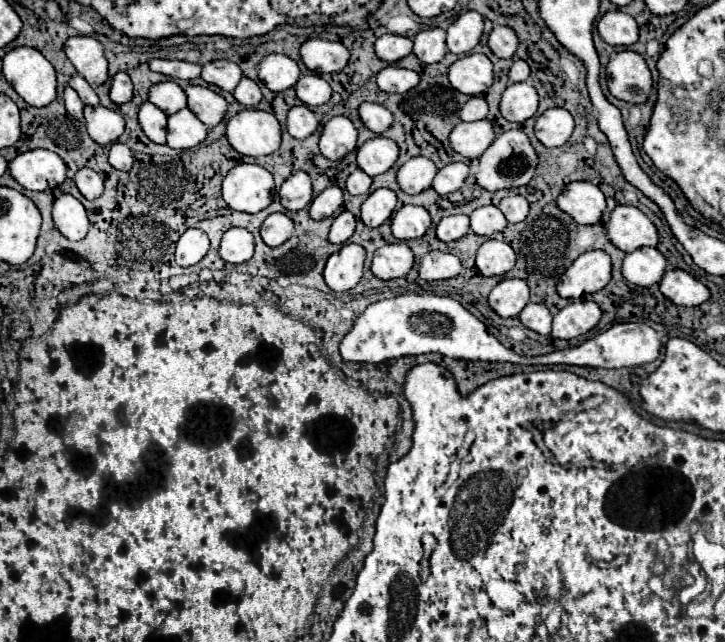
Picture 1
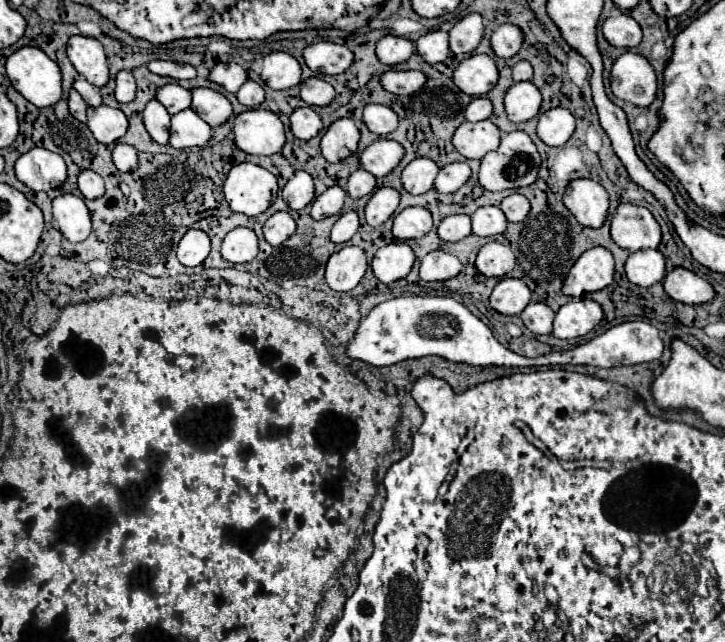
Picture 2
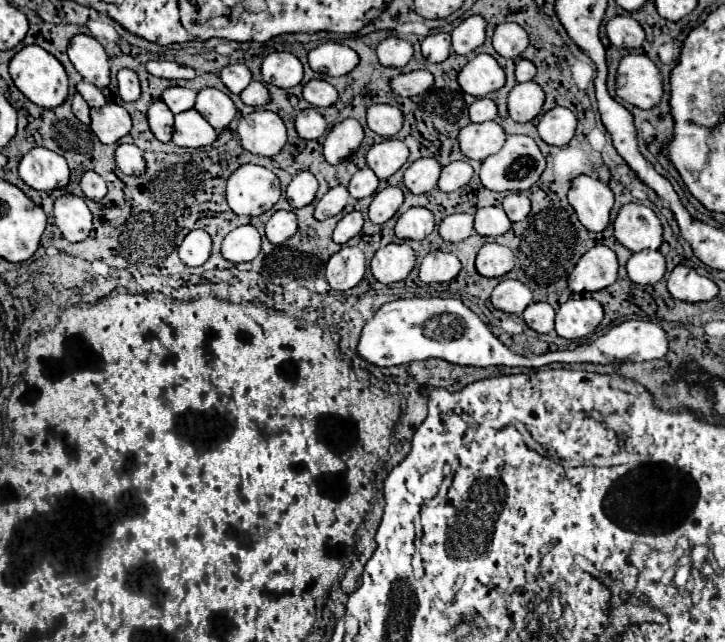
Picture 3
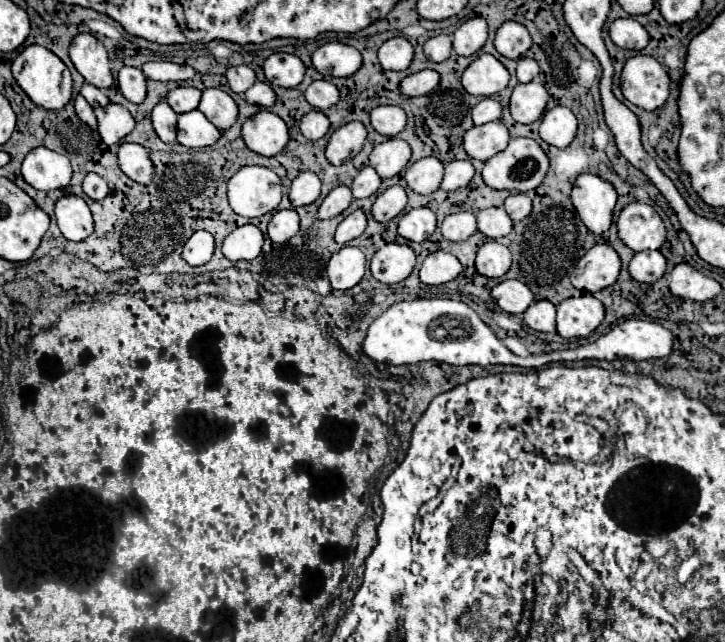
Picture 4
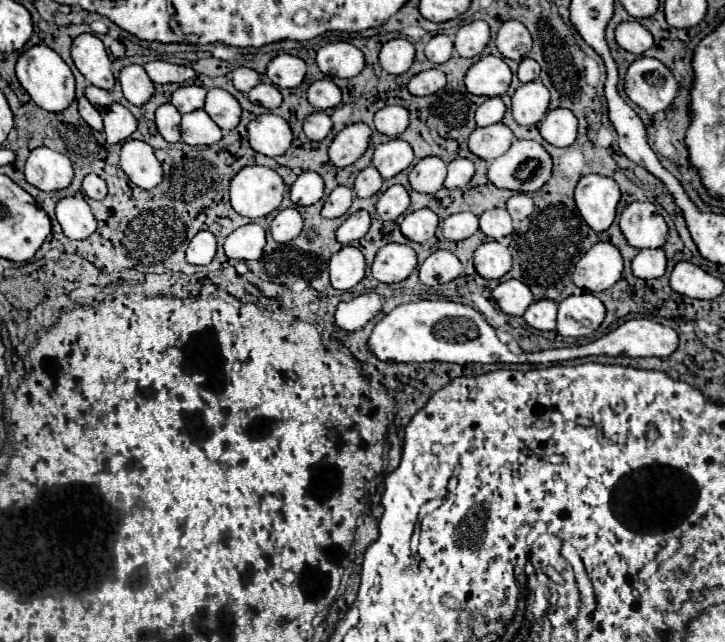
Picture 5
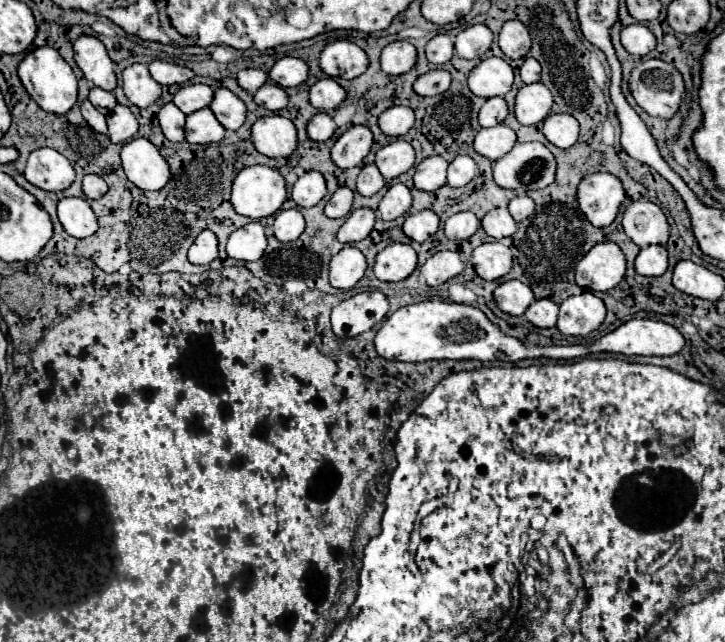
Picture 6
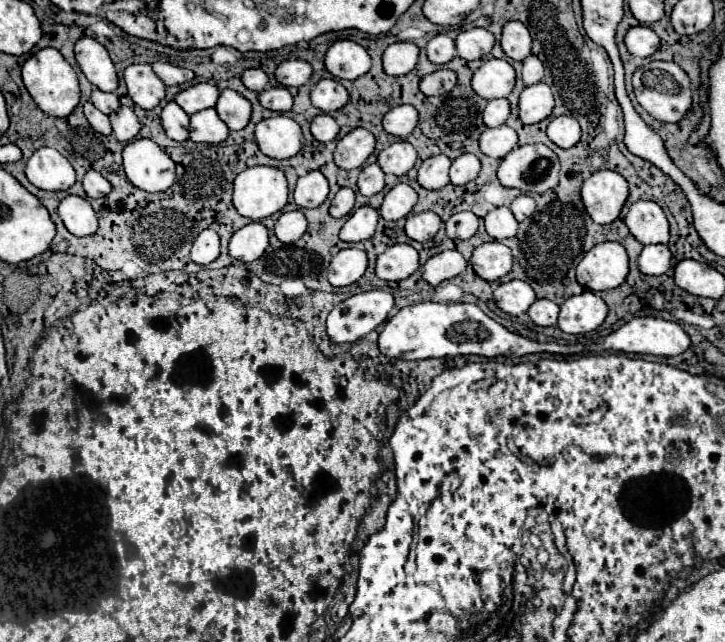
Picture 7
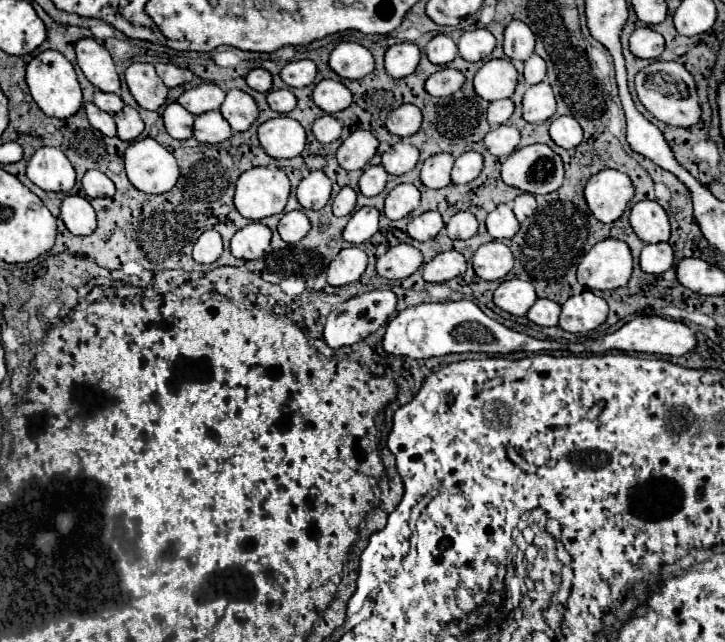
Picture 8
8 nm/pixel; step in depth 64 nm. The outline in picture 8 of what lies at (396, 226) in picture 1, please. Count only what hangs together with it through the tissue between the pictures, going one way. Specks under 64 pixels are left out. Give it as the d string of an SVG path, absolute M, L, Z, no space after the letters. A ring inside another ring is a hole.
M424 212L416 218L410 220L408 224L408 234L414 238L414 240L420 240L420 242L426 242L426 240L432 240L436 238L436 234L444 228L444 222L442 222L442 216L438 212Z

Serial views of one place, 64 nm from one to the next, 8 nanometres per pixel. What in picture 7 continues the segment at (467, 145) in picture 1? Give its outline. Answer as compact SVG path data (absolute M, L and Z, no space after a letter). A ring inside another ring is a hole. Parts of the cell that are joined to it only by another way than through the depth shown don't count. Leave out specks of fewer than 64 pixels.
M506 124L488 128L480 136L480 150L492 158L504 158L510 150L516 148L516 144L518 144L518 134Z

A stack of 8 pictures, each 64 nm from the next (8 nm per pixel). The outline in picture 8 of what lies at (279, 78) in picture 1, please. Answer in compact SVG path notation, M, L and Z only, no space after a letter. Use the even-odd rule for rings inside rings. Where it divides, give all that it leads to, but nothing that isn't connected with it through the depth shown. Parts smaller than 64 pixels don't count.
M296 60L296 62L290 62L286 64L286 68L282 70L282 80L292 86L292 88L304 88L304 86L310 86L316 78L316 64L312 60Z

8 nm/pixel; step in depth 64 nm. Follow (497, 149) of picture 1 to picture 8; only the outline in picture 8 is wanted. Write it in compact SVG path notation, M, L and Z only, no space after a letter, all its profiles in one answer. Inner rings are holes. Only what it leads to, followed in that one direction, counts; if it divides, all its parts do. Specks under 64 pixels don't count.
M546 144L524 146L502 164L502 180L522 192L550 194L564 182L564 164Z

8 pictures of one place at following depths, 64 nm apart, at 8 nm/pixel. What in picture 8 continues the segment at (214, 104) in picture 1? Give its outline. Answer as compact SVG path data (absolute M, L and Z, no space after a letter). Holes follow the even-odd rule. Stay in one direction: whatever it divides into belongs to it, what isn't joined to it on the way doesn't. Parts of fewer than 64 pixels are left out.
M228 90L220 112L228 120L232 130L244 132L256 120L258 106L256 106L256 100L250 94L246 94L242 90Z

